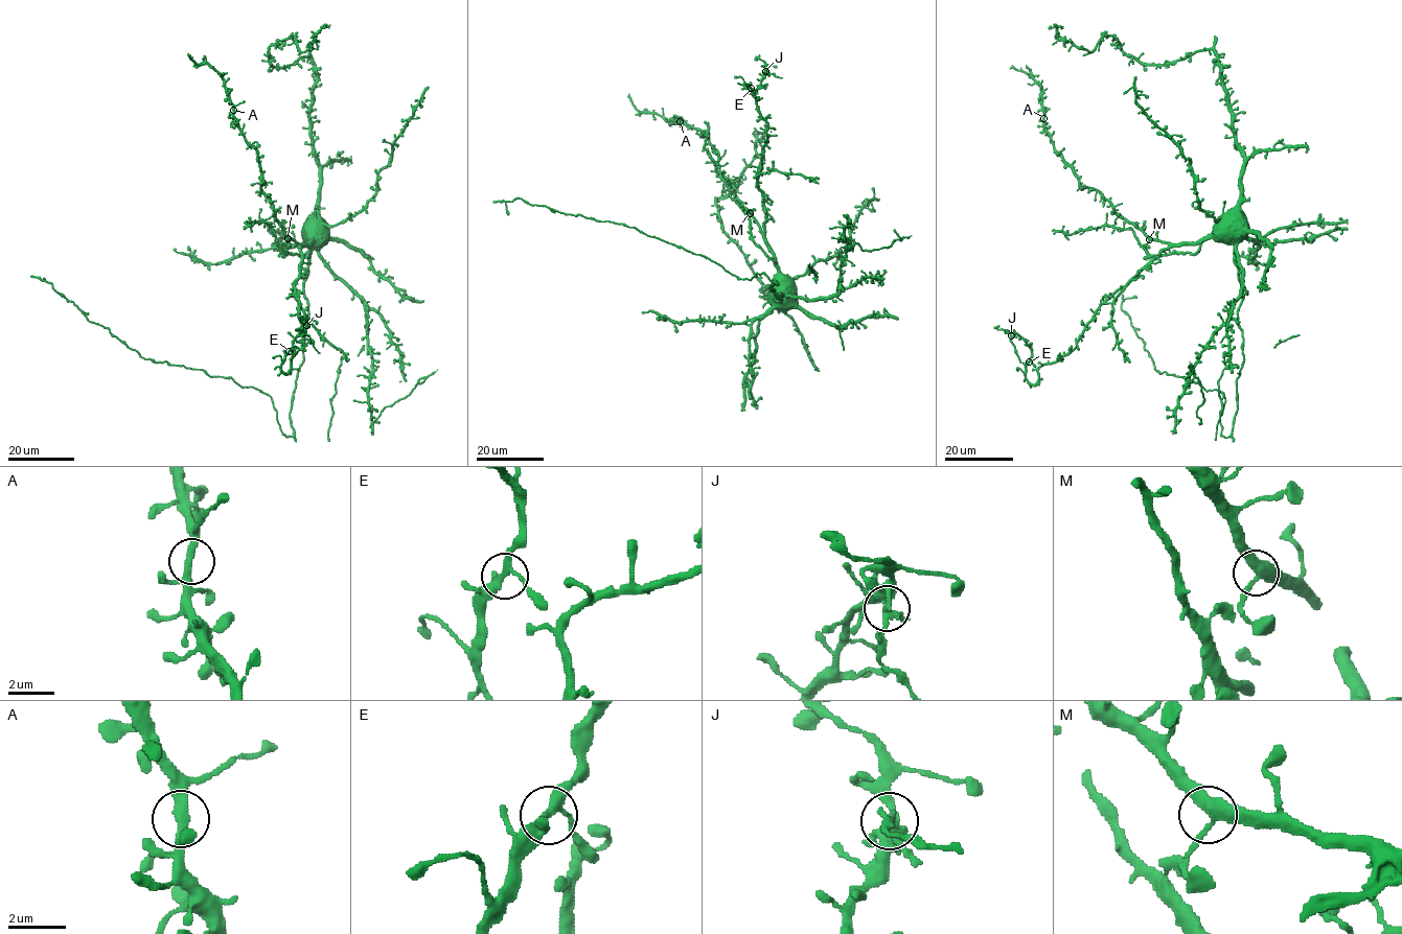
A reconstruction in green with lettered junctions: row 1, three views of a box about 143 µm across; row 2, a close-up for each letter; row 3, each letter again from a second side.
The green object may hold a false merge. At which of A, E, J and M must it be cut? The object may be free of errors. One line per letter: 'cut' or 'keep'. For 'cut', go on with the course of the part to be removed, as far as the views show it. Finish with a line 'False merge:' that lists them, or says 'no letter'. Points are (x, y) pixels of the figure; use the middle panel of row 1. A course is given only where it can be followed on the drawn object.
A: keep
E: keep
J: cut; course (765, 70), (781, 77)
M: keep
False merge: J

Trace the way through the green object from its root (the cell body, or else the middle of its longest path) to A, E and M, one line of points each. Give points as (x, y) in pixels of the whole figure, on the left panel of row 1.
A: (318, 225), (309, 242), (302, 244), (276, 220), (261, 190), (258, 154), (233, 110)
E: (318, 225), (309, 242), (300, 248), (300, 276), (294, 283), (303, 345), (284, 374), (281, 365), (289, 351)
M: (318, 225), (319, 229), (307, 244), (288, 238)

